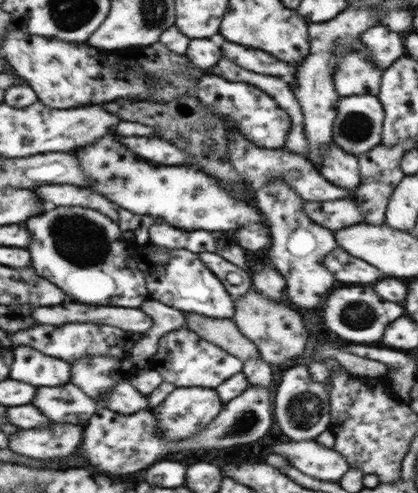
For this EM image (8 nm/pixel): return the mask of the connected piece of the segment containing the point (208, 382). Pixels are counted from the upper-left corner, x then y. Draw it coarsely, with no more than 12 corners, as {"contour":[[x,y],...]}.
{"contour":[[184,327],[152,368],[175,388],[215,389],[243,362]]}

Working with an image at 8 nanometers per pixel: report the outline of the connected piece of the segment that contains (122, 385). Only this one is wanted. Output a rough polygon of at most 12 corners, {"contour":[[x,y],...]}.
{"contour":[[119,382],[101,402],[110,410],[134,414],[150,410],[148,397]]}

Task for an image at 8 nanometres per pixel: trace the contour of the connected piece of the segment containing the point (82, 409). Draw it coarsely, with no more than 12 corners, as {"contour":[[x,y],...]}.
{"contour":[[78,386],[38,388],[34,406],[54,422],[86,424],[97,403]]}

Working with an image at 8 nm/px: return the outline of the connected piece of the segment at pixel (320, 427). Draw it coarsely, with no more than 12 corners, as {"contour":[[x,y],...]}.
{"contour":[[308,364],[288,365],[274,419],[290,441],[330,426],[330,389]]}

